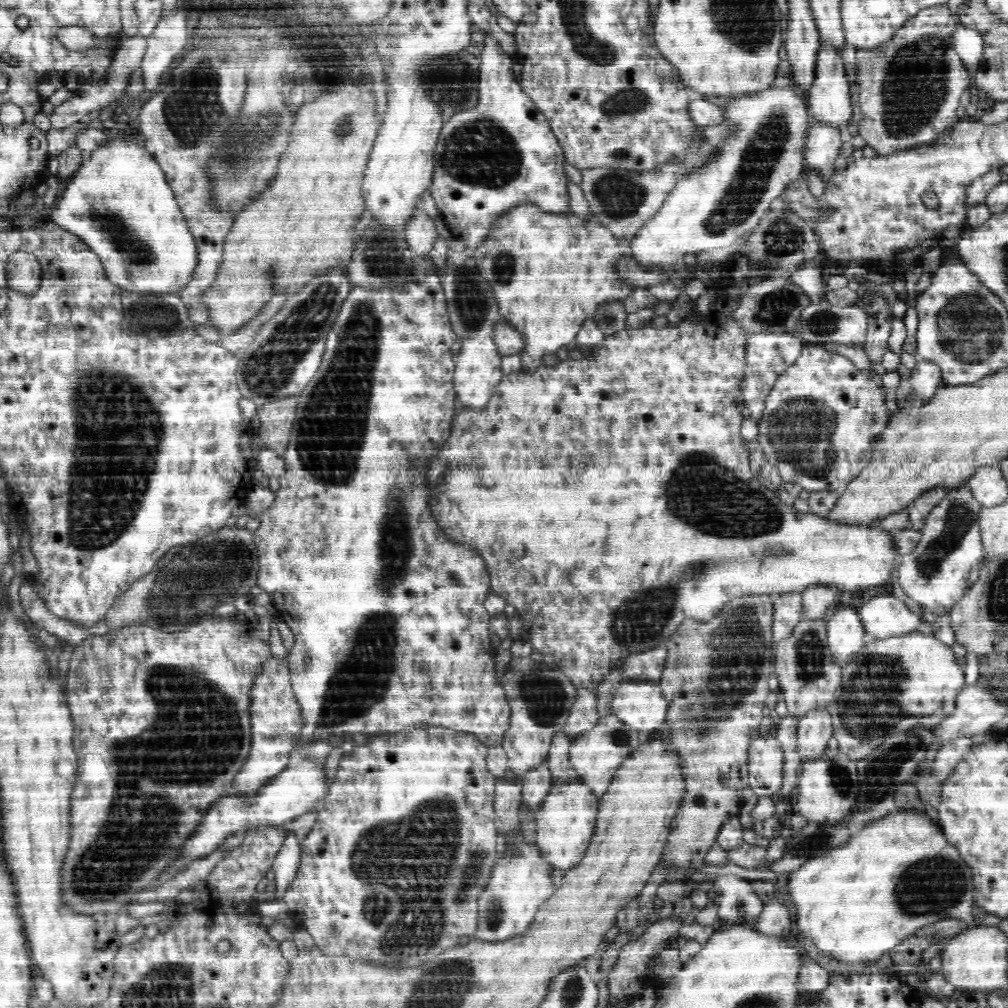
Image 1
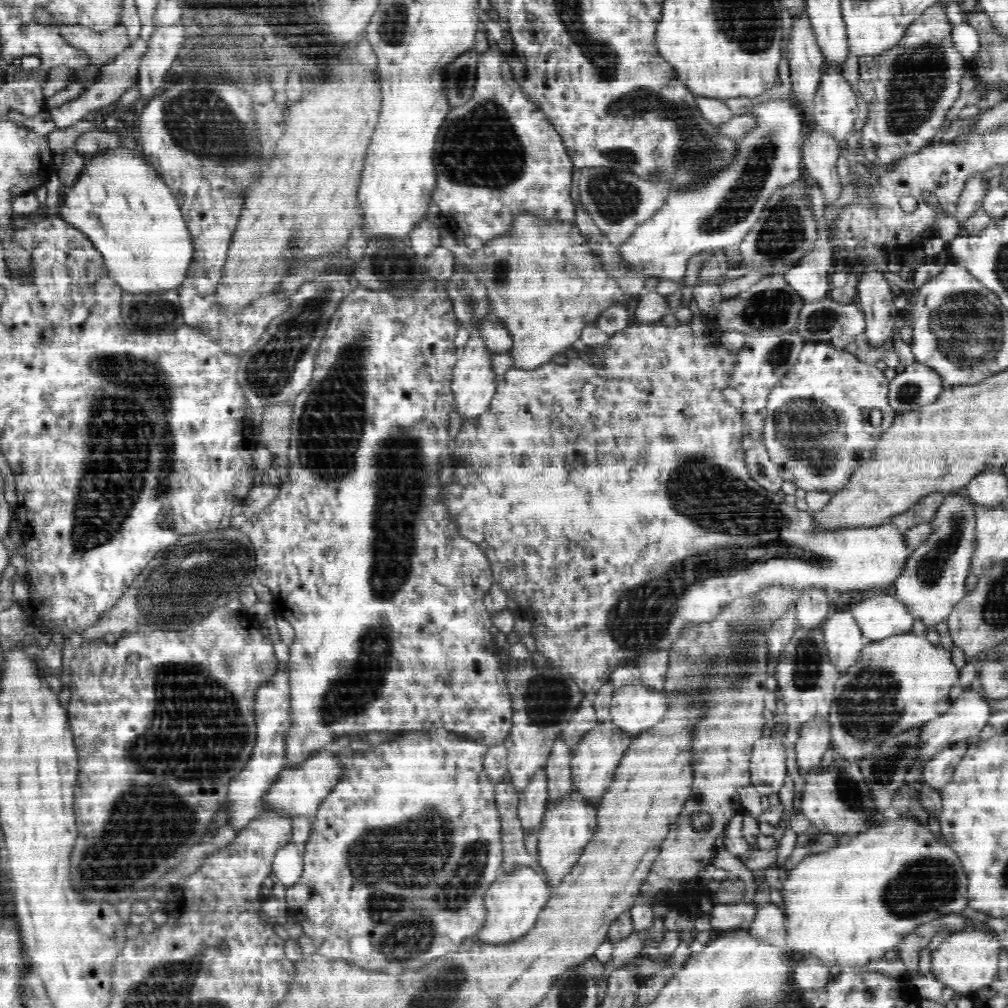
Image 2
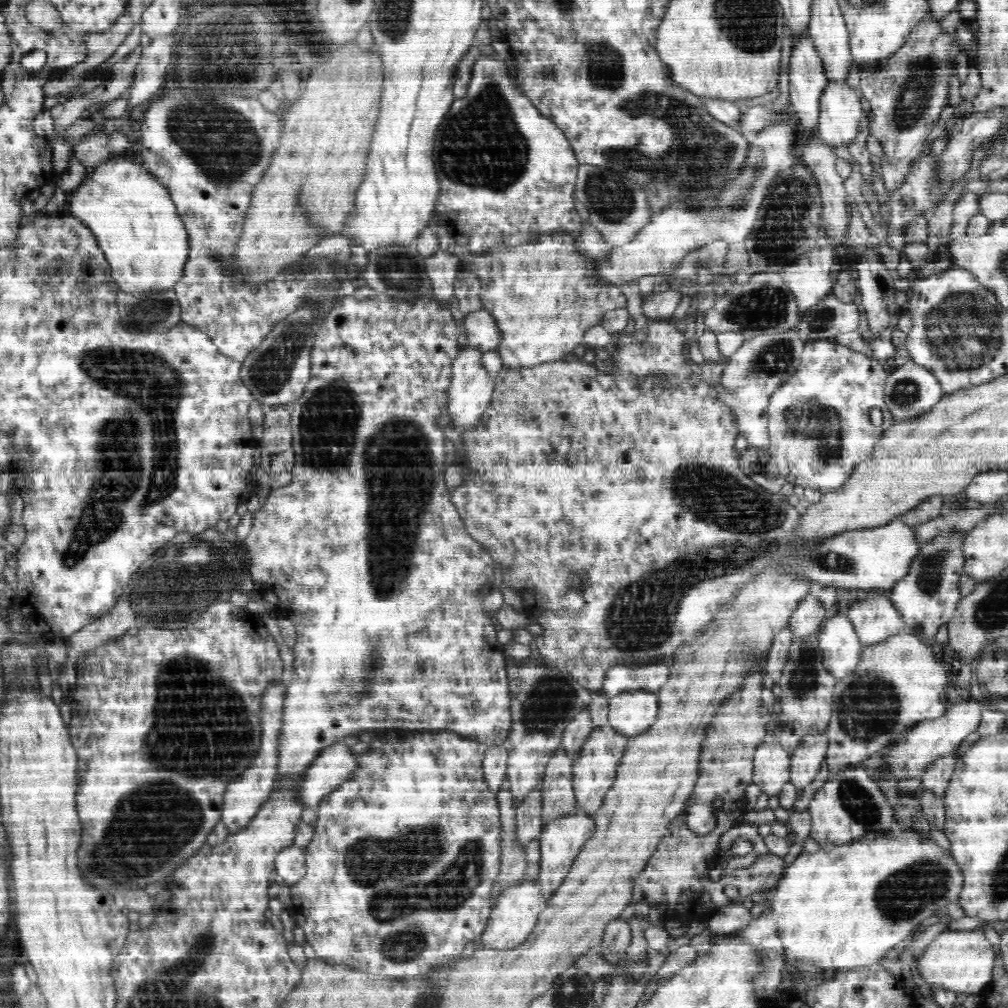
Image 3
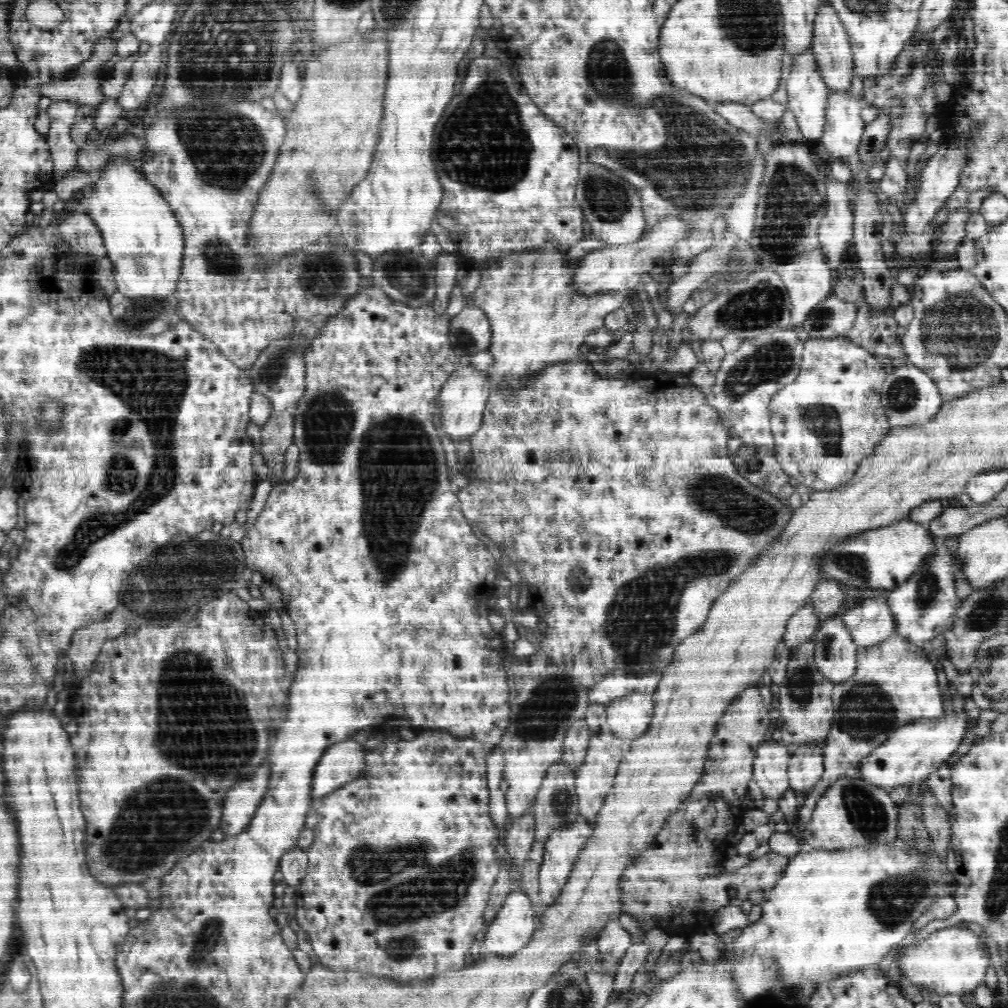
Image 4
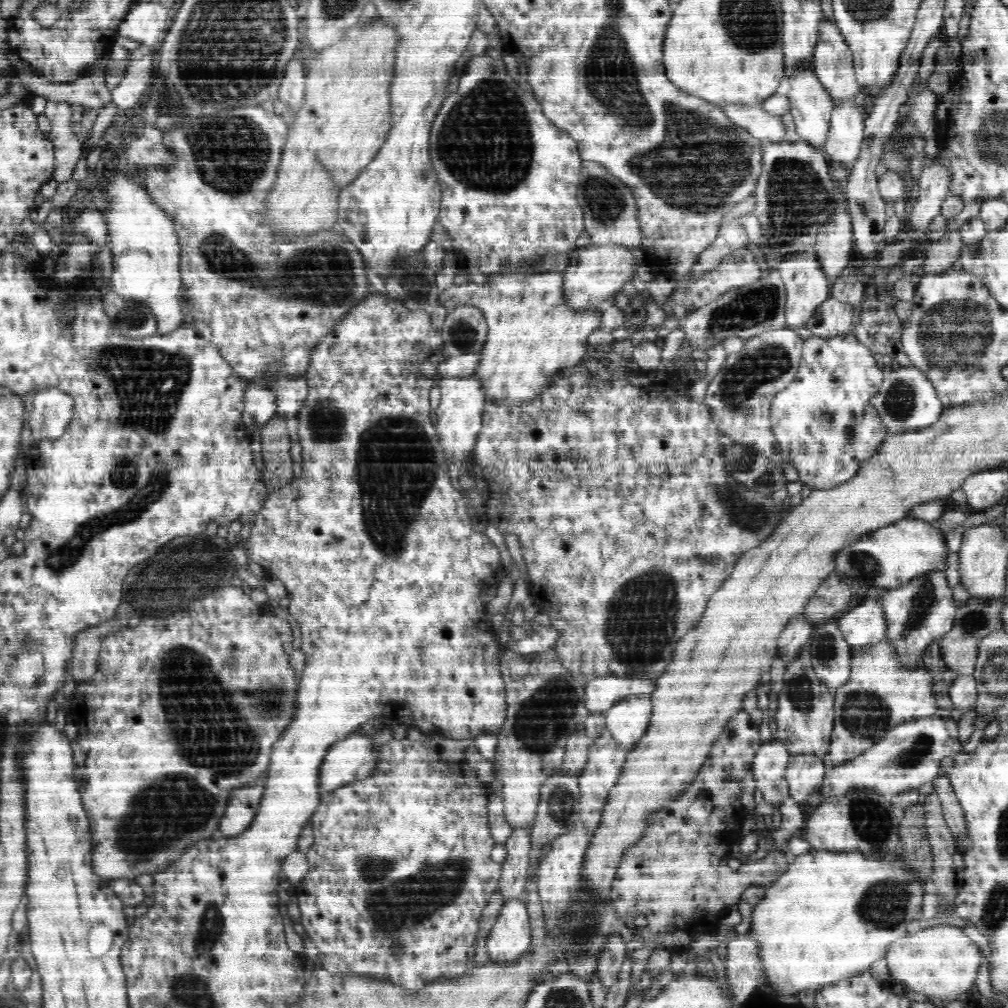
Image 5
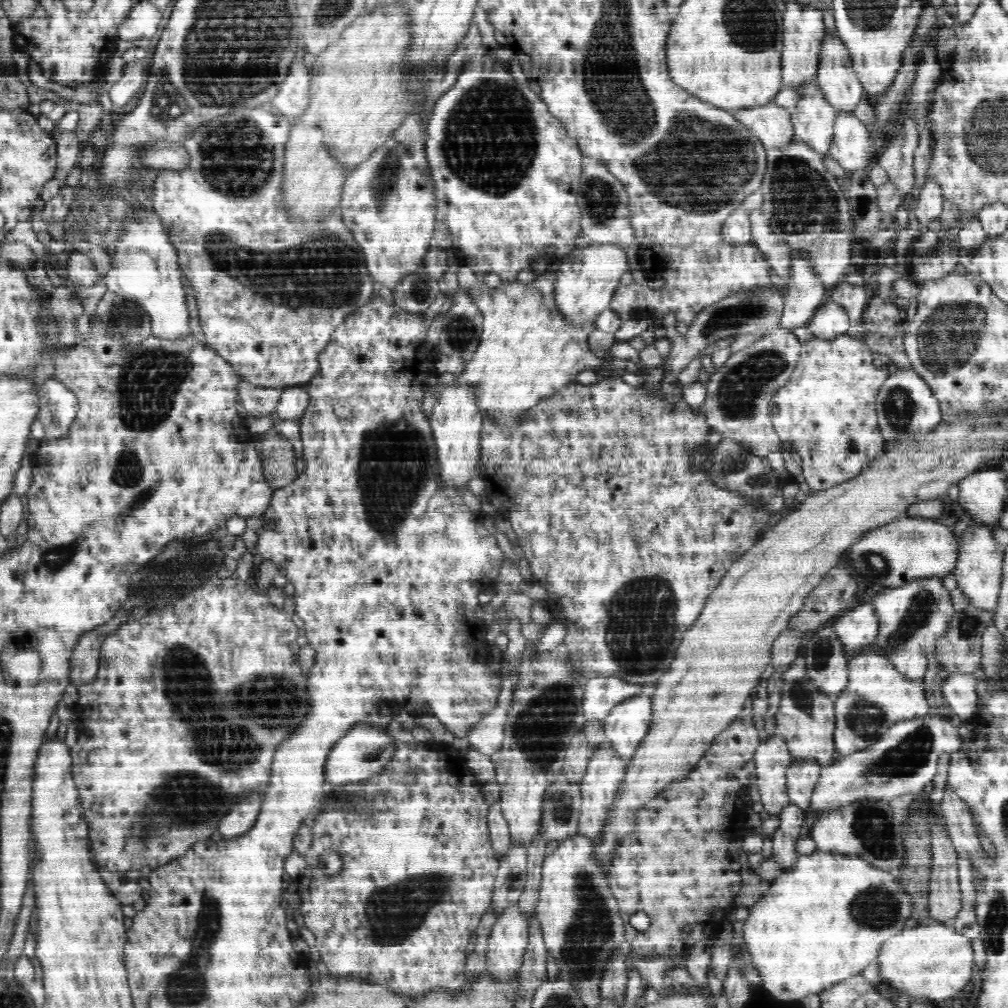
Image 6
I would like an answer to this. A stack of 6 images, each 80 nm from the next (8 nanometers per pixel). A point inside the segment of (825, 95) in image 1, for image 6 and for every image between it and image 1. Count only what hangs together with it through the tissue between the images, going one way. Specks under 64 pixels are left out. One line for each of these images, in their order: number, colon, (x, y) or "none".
2: (836, 107)
3: (841, 112)
4: (844, 127)
5: (847, 126)
6: (851, 147)

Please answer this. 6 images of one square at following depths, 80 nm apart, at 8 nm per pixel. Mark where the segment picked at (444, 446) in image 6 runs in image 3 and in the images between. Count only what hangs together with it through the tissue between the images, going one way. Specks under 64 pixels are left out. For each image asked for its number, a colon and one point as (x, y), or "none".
3: (471, 388)
4: (465, 394)
5: (459, 414)

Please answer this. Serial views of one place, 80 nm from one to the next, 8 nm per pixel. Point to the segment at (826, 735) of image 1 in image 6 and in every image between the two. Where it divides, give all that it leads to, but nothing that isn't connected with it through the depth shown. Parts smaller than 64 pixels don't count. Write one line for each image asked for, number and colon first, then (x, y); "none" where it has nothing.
2: (812, 745)
3: (807, 760)
4: (805, 768)
5: (804, 773)
6: (802, 776)

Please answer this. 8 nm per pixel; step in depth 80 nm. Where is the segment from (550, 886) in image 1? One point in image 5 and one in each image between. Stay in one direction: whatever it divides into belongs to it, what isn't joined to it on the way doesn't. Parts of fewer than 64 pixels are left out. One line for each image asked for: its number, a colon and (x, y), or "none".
2: (514, 900)
3: (515, 911)
4: (513, 927)
5: (510, 937)

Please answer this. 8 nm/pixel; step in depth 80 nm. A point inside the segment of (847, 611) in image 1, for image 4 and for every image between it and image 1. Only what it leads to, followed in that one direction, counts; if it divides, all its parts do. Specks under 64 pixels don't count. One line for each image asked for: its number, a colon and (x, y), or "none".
2: (843, 640)
3: (839, 643)
4: (835, 653)

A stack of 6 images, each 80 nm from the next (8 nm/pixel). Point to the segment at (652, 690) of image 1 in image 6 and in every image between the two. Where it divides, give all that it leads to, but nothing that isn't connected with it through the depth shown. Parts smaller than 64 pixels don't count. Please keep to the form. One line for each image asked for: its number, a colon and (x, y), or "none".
2: (635, 710)
3: (634, 711)
4: (628, 718)
5: (627, 721)
6: (626, 727)

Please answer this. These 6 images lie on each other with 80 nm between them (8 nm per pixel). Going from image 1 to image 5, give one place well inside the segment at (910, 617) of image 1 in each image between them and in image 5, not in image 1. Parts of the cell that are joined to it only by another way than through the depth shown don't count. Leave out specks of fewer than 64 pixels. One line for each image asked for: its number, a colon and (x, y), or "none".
2: (878, 618)
3: (875, 619)
4: (870, 623)
5: (863, 625)

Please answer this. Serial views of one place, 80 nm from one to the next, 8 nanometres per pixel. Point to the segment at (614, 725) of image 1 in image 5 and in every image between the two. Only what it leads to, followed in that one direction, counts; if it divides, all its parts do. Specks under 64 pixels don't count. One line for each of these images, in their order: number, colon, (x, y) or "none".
2: (594, 762)
3: (594, 774)
4: (595, 777)
5: (604, 765)

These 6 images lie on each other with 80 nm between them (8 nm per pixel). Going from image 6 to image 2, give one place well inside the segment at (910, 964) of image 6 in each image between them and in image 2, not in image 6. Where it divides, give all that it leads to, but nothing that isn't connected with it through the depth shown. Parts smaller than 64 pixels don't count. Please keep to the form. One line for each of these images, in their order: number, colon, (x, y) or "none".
2: (966, 961)
3: (963, 962)
4: (953, 961)
5: (940, 961)

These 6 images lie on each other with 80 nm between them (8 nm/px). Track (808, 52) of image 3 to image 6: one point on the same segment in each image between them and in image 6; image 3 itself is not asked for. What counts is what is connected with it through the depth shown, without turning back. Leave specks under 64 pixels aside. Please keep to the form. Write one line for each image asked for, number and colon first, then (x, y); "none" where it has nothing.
4: (808, 95)
5: (811, 106)
6: (813, 119)

